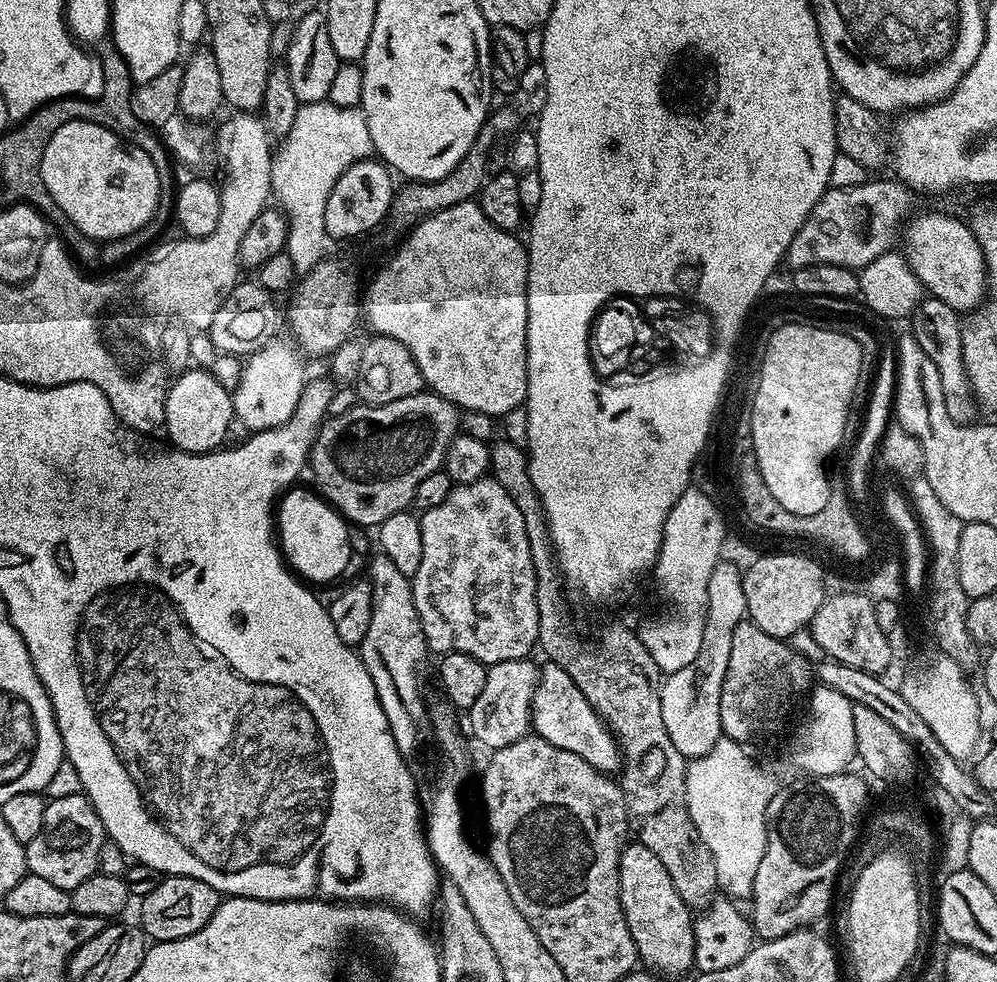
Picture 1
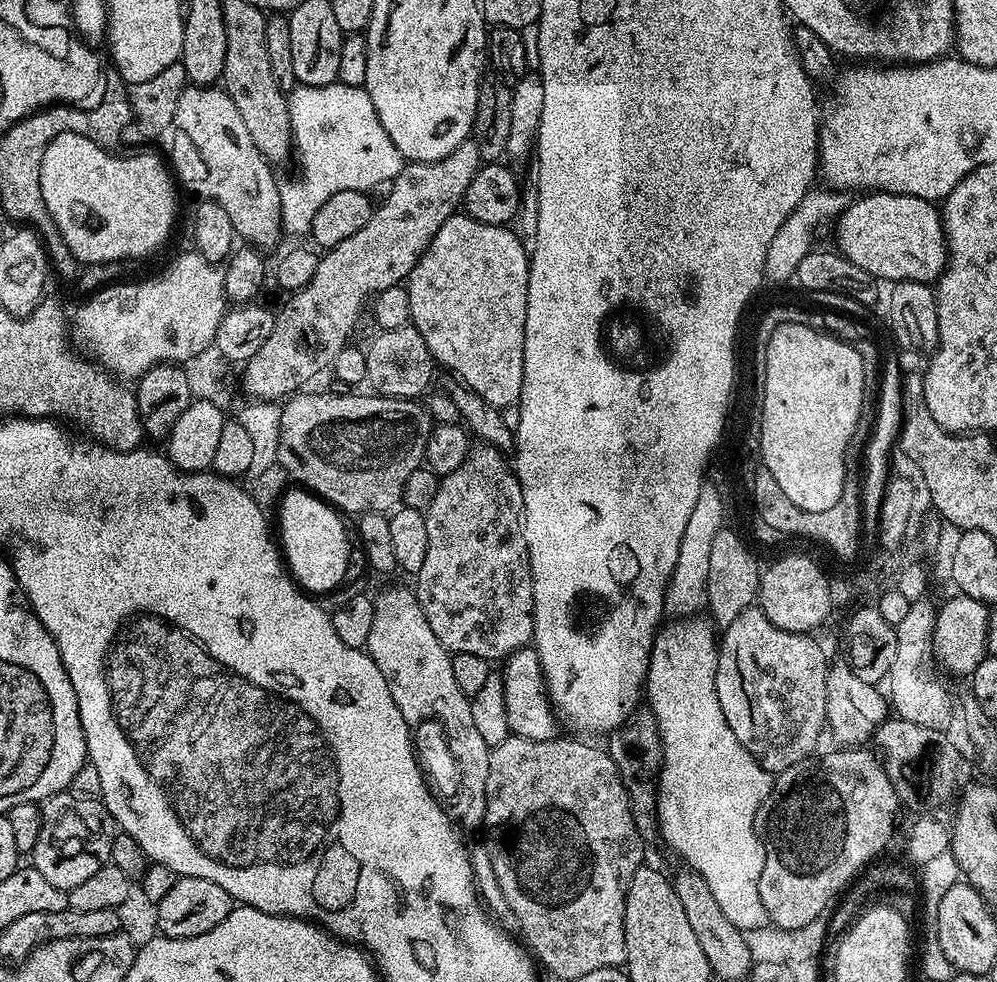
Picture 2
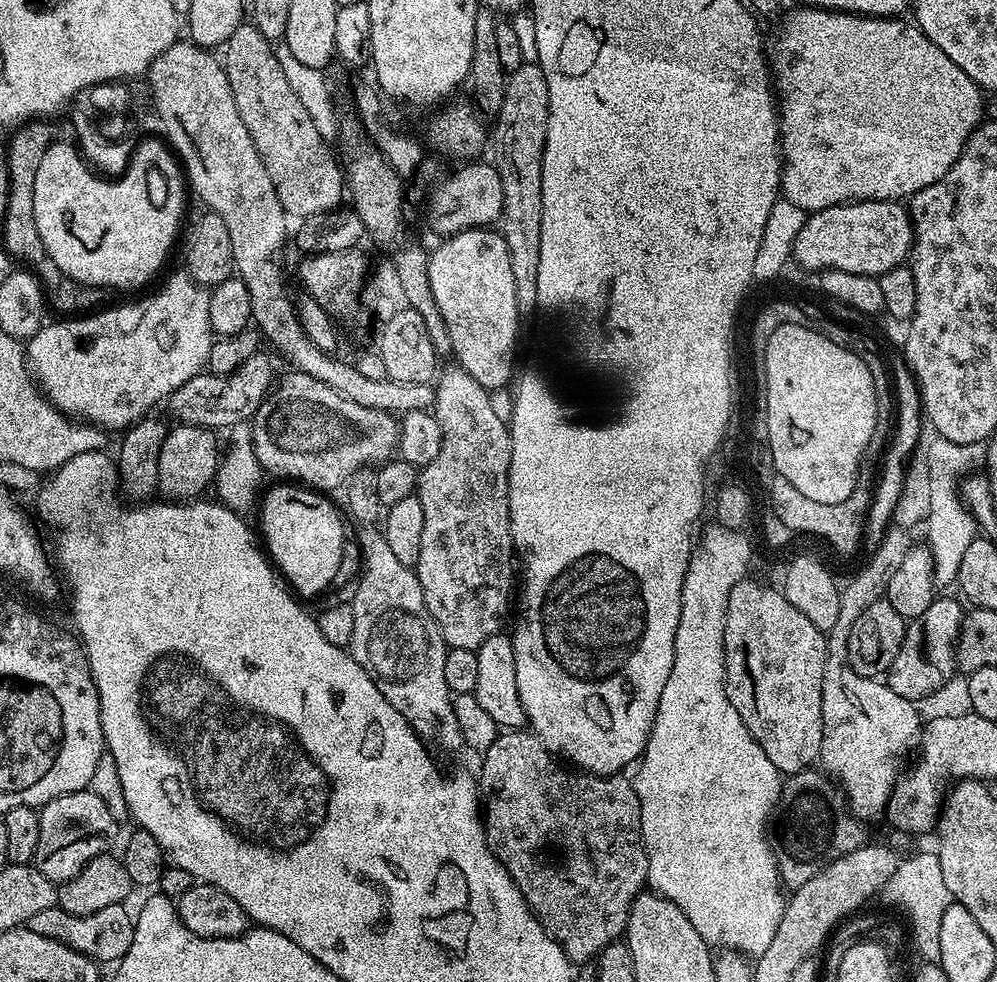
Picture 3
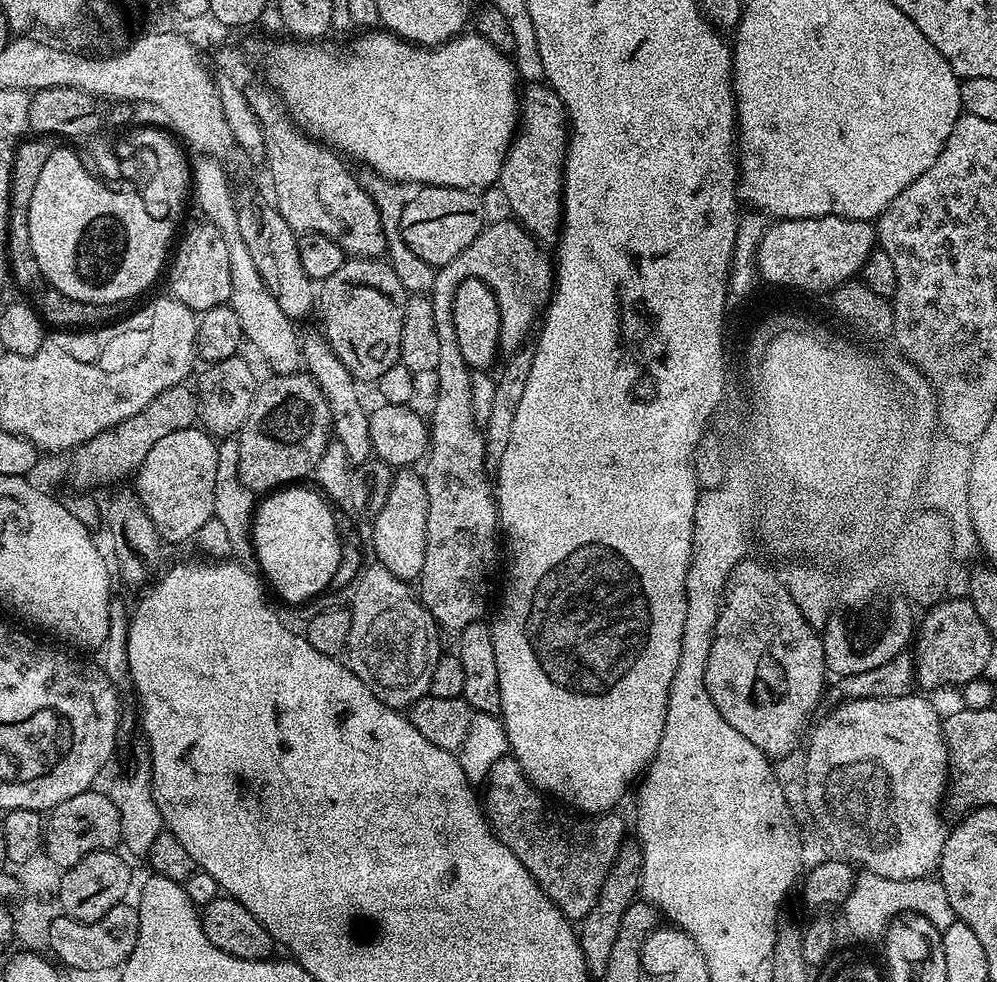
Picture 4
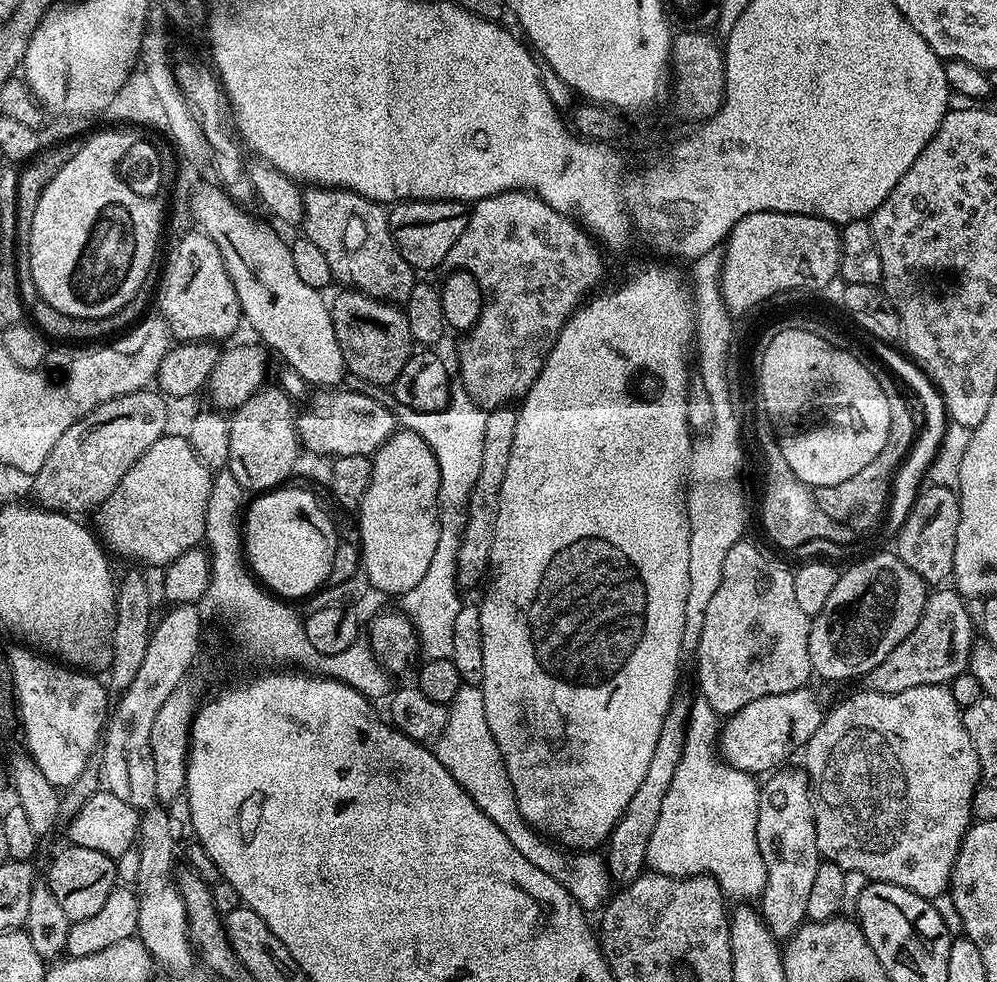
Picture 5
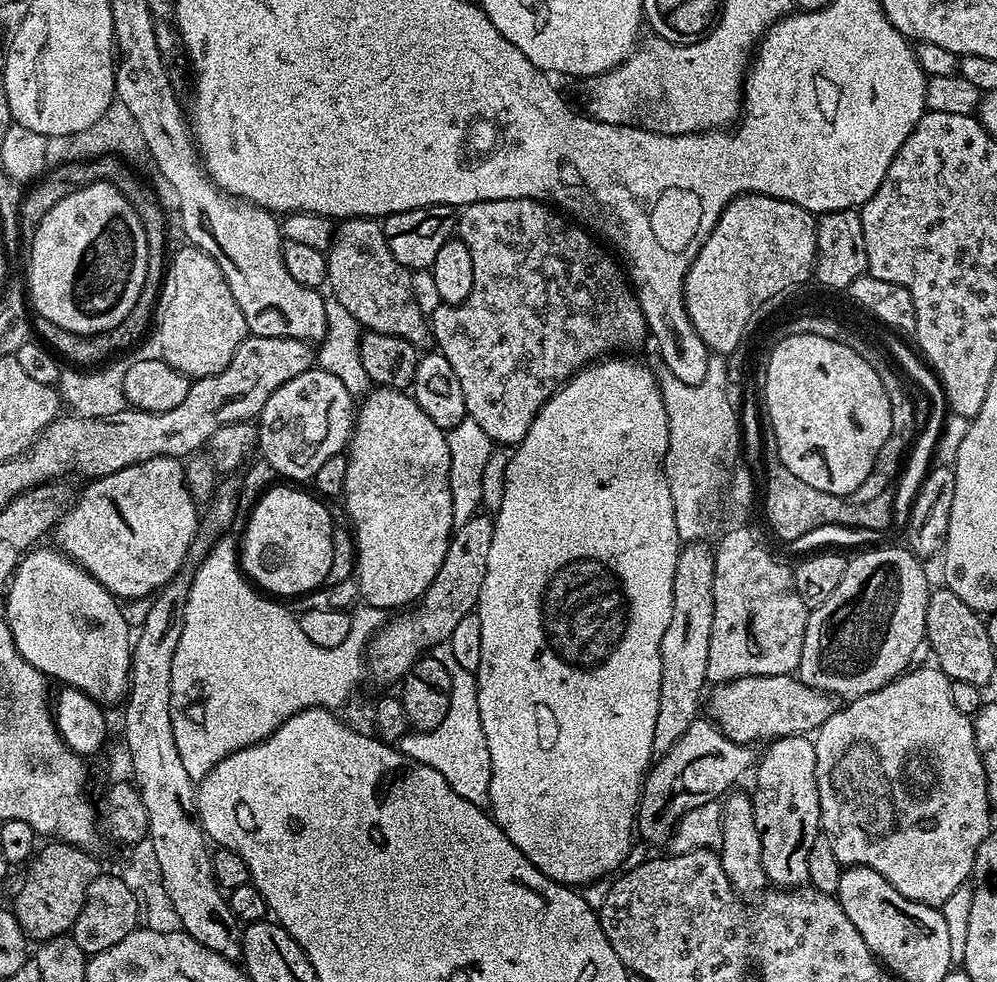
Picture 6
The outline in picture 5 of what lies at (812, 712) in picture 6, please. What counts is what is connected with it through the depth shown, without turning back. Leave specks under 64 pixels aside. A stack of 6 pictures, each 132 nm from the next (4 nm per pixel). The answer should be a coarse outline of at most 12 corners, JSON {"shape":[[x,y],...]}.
{"shape":[[955,587],[862,678],[869,692],[951,685],[968,671],[974,616]]}

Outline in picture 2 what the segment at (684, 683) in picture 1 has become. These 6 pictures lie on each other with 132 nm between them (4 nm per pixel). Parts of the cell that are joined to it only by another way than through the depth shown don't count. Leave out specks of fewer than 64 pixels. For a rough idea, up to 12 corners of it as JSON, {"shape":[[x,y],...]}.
{"shape":[[731,526],[714,534],[706,612],[723,630],[757,603],[761,565]]}

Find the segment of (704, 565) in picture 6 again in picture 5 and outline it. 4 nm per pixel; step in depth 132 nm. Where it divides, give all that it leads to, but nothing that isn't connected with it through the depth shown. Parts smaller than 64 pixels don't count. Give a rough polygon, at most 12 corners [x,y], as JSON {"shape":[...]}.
{"shape":[[676,698],[654,758],[606,841],[611,879],[645,871],[650,837],[684,753],[689,701]]}

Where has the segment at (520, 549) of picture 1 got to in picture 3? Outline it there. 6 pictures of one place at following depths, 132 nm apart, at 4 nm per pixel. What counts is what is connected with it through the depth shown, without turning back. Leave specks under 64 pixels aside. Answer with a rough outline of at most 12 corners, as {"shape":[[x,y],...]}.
{"shape":[[439,373],[414,571],[445,645],[514,608],[512,434]]}

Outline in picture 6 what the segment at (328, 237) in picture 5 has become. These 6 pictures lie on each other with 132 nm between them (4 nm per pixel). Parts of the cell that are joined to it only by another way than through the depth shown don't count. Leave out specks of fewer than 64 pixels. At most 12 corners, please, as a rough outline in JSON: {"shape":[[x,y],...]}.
{"shape":[[379,219],[339,221],[327,287],[361,329],[417,346],[430,320]]}

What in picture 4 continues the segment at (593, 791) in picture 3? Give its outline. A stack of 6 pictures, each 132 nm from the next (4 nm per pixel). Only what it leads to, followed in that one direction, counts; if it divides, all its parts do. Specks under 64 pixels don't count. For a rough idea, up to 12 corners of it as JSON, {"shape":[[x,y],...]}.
{"shape":[[507,754],[482,807],[569,920],[626,843],[615,811],[571,814]]}

